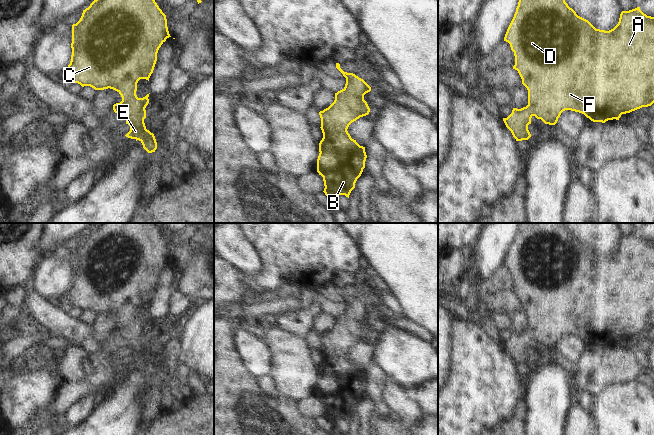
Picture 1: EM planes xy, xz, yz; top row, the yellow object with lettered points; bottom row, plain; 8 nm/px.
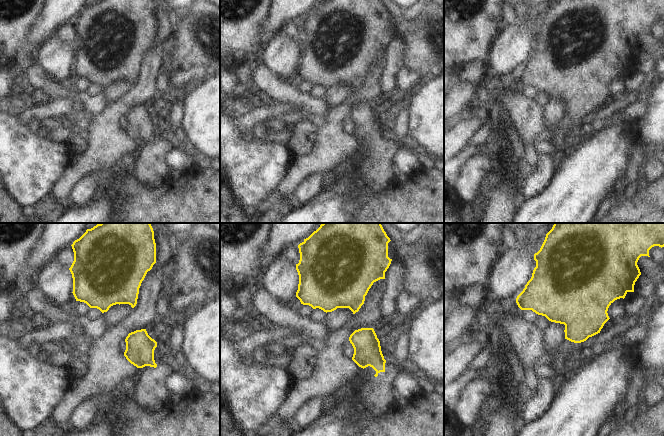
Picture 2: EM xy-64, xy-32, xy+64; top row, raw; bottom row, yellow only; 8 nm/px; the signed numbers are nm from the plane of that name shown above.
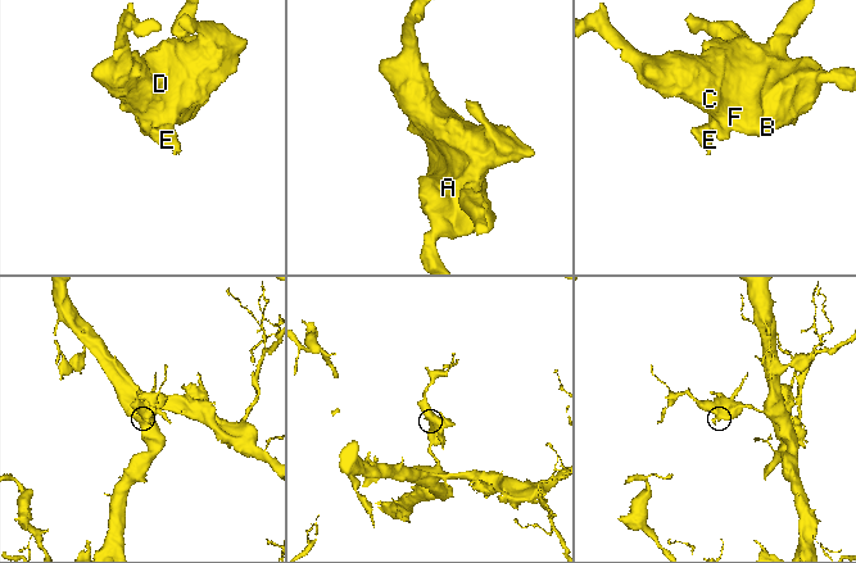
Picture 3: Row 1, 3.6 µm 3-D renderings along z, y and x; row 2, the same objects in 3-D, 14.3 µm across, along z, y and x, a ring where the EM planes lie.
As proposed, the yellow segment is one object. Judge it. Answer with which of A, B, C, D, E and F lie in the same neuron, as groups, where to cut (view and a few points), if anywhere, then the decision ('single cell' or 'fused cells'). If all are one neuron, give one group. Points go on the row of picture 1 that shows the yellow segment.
A B C D E F | no cut | single cell

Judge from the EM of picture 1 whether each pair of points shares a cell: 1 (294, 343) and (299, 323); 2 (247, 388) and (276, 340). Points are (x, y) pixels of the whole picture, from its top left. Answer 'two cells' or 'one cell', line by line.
1: two cells
2: two cells

